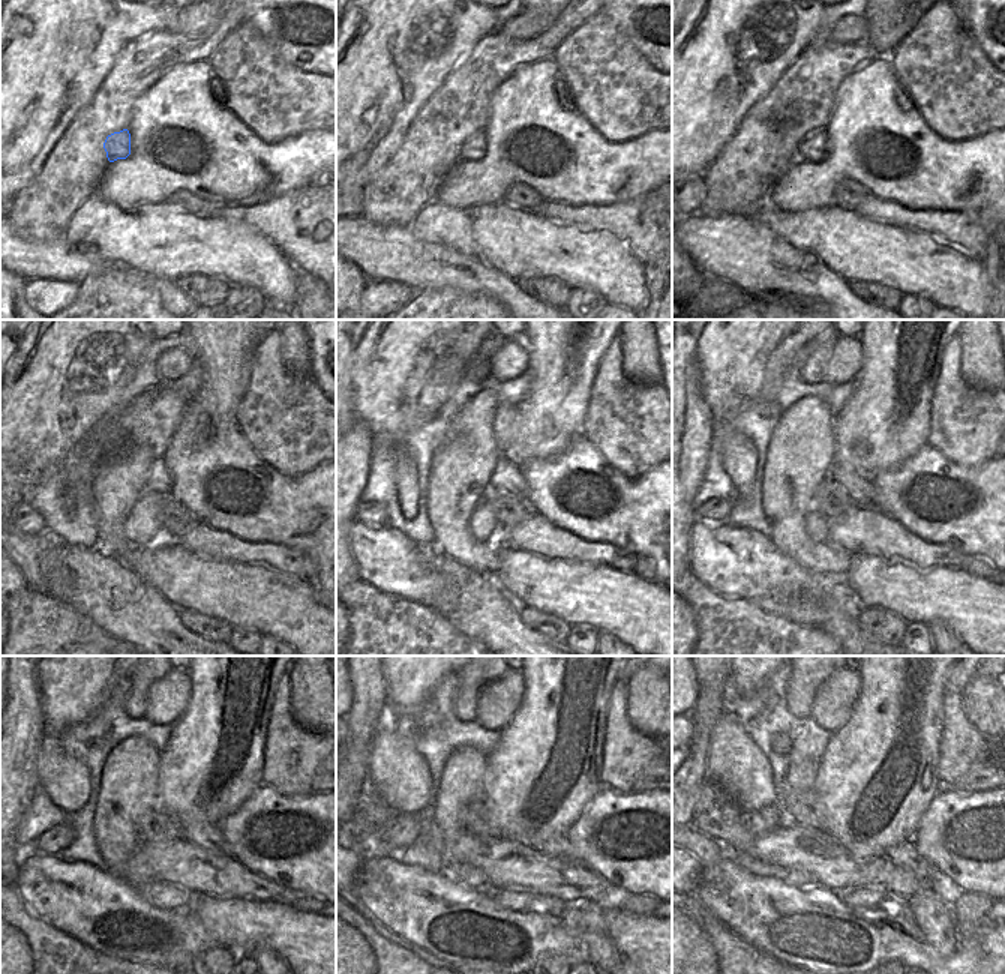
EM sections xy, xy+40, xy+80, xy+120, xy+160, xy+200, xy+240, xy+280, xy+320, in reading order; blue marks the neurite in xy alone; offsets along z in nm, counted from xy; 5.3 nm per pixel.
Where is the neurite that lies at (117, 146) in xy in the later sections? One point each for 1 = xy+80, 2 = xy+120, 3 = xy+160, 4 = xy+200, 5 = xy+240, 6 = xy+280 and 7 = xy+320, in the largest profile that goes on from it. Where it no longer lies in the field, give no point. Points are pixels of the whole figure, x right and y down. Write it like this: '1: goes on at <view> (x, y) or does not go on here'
1: goes on at xy+80 (813, 147)
2: goes on at xy+120 (159, 480)
3: goes on at xy+160 (506, 476)
4: goes on at xy+200 (860, 486)
5: goes on at xy+240 (206, 835)
6: goes on at xy+280 (558, 847)
7: goes on at xy+320 (905, 854)

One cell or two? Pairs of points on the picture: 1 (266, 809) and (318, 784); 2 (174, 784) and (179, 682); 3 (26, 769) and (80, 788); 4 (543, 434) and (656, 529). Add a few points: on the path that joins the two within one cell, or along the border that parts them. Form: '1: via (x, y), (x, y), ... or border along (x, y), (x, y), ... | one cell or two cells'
1: border along (314, 791), (320, 793) | two cells
2: border along (191, 686), (191, 700), (185, 712), (171, 725) | two cells
3: border along (44, 737), (38, 752), (38, 787) | two cells
4: border along (579, 434), (557, 455), (534, 458), (530, 462) | two cells

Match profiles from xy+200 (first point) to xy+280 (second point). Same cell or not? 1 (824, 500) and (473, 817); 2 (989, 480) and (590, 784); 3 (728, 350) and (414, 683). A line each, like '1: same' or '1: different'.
1: same
2: different
3: same

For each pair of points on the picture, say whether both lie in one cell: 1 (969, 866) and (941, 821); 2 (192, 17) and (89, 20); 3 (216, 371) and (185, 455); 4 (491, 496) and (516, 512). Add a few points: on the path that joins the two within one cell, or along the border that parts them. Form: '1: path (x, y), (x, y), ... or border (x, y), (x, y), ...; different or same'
1: path (956, 857), (948, 854), (941, 845), (941, 835); same
2: border (177, 15), (170, 27); different
3: border (192, 398), (207, 422), (204, 431), (233, 417); different
4: path (497, 499), (510, 506); same

